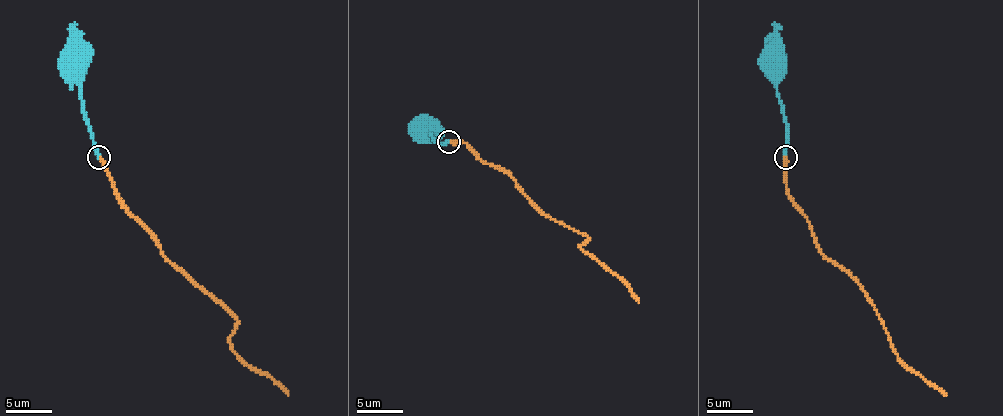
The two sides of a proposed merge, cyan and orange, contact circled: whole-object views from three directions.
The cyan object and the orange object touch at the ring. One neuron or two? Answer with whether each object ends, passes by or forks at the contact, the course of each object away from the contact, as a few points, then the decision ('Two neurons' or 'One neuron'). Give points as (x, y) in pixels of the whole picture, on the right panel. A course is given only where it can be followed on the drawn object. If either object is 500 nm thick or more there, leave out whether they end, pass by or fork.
At the ring cyan ends. At the ring orange ends. Course of cyan: (786, 156), (786, 119), (772, 68), (774, 59). Course of orange: (786, 156), (786, 193), (807, 219), (821, 251), (862, 286), (895, 353), (946, 395). One neuron

